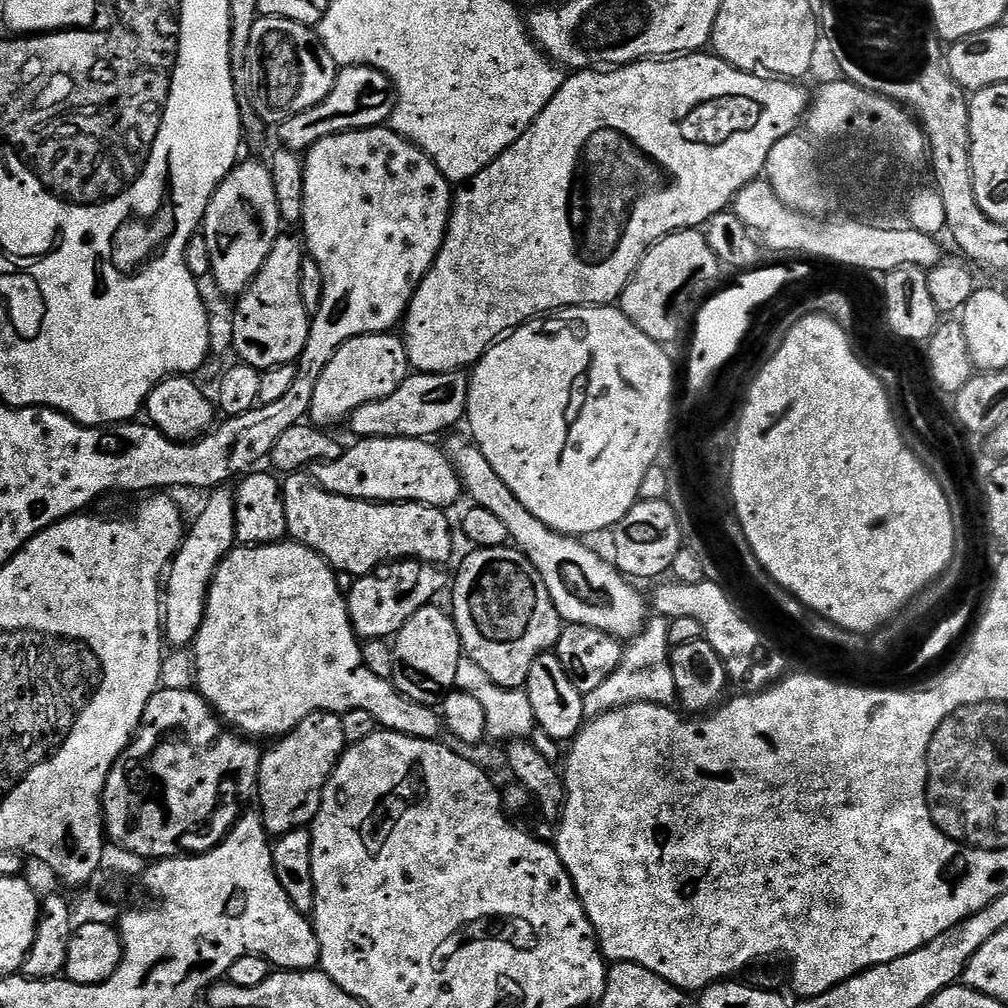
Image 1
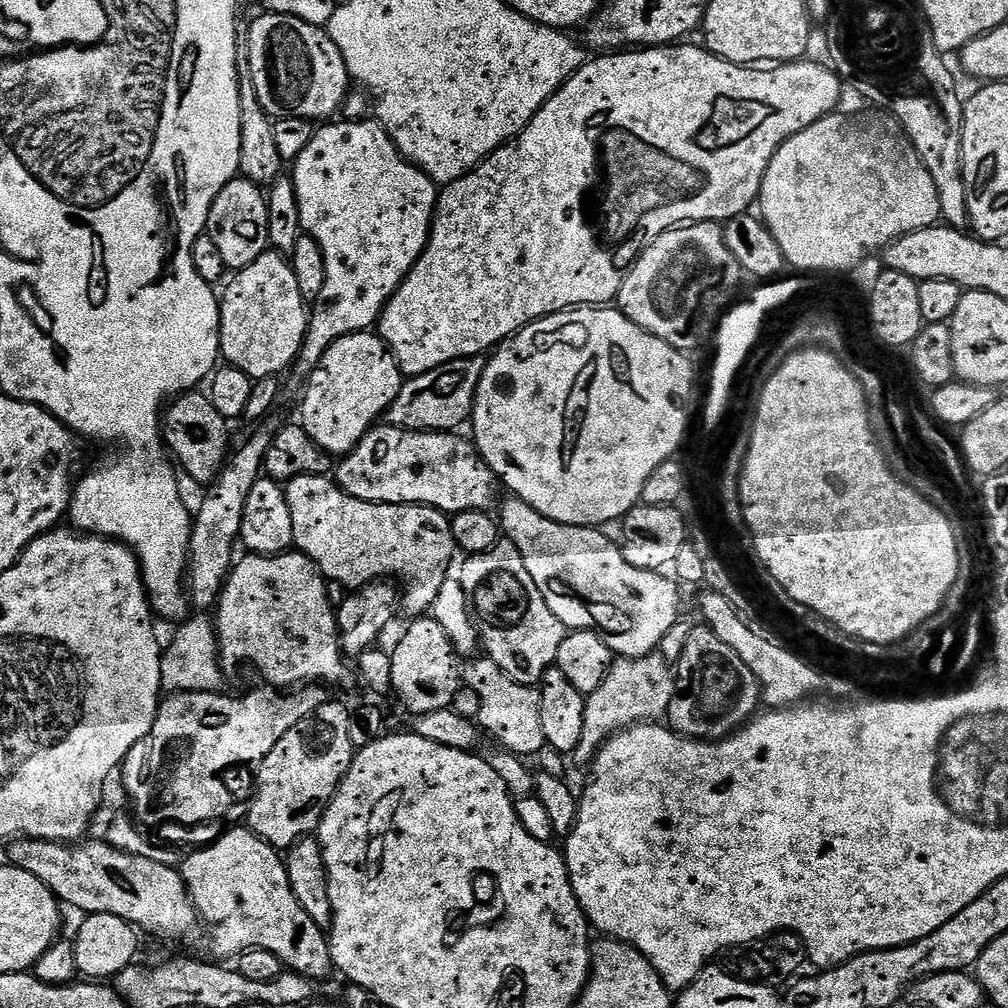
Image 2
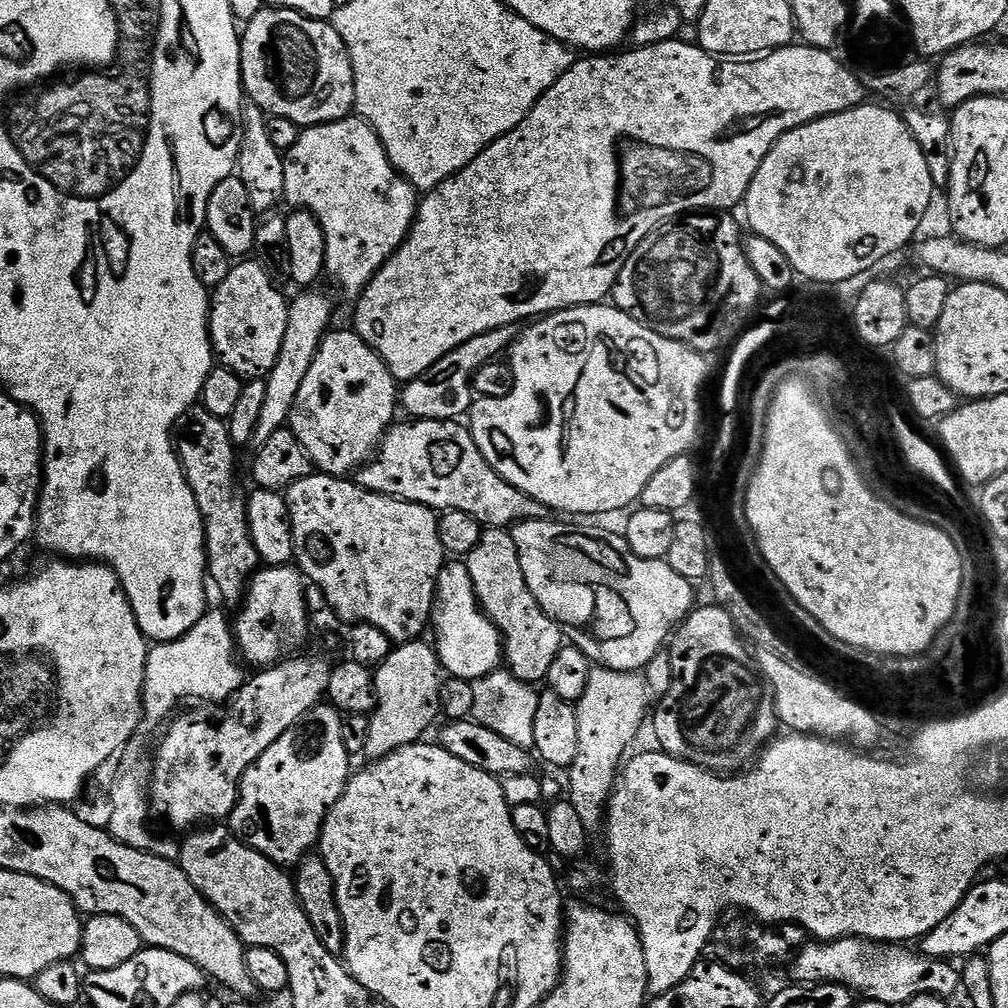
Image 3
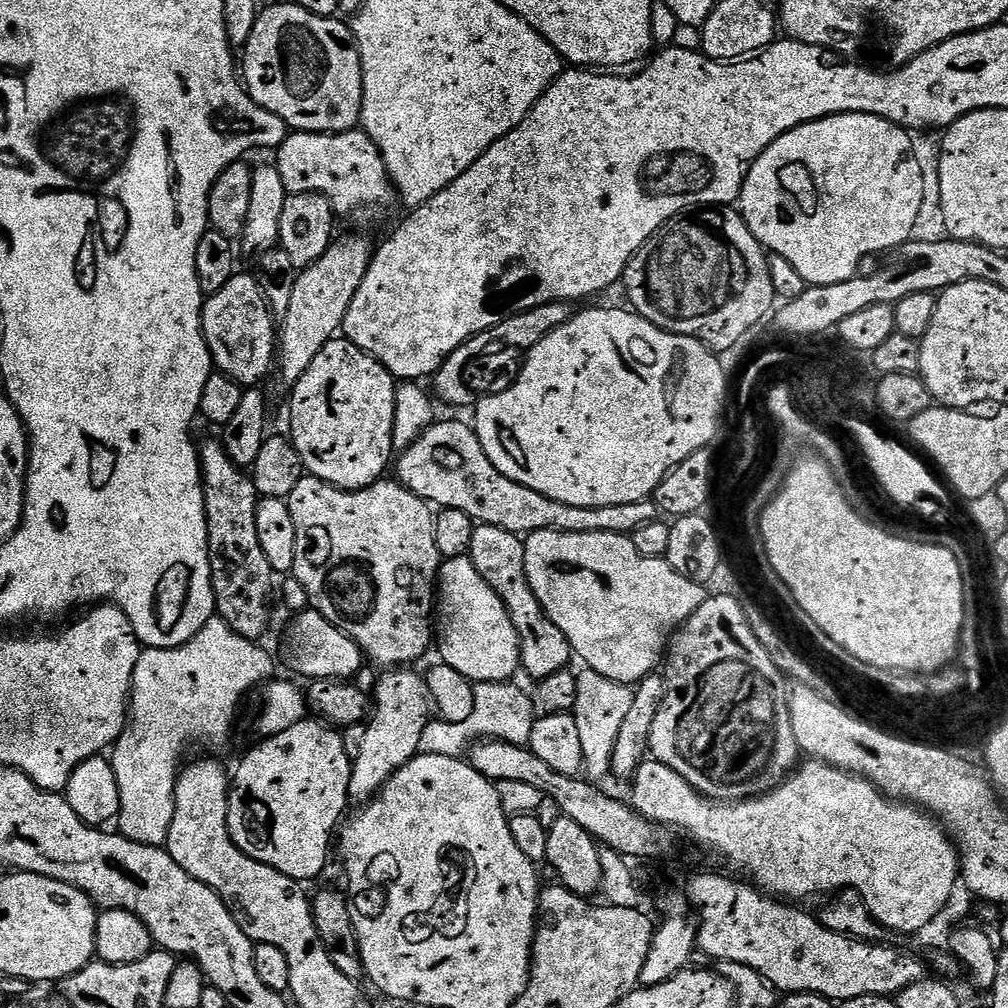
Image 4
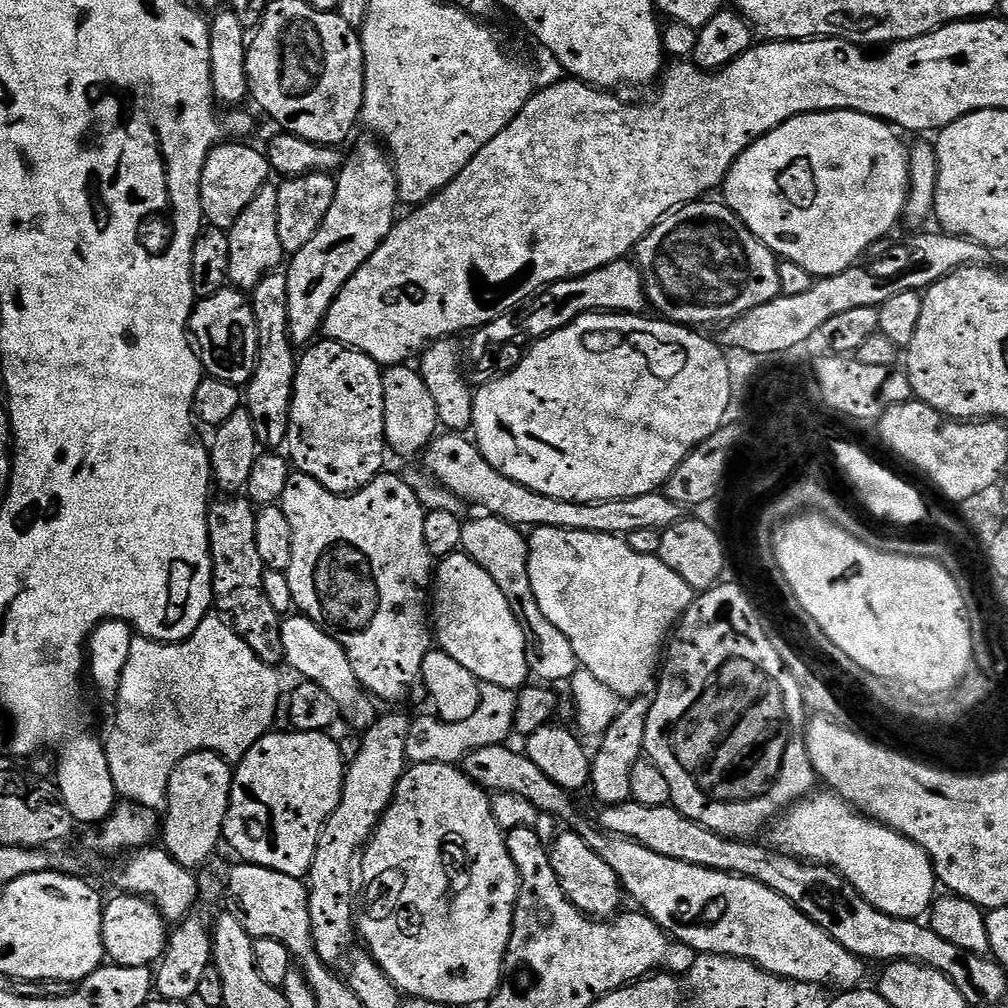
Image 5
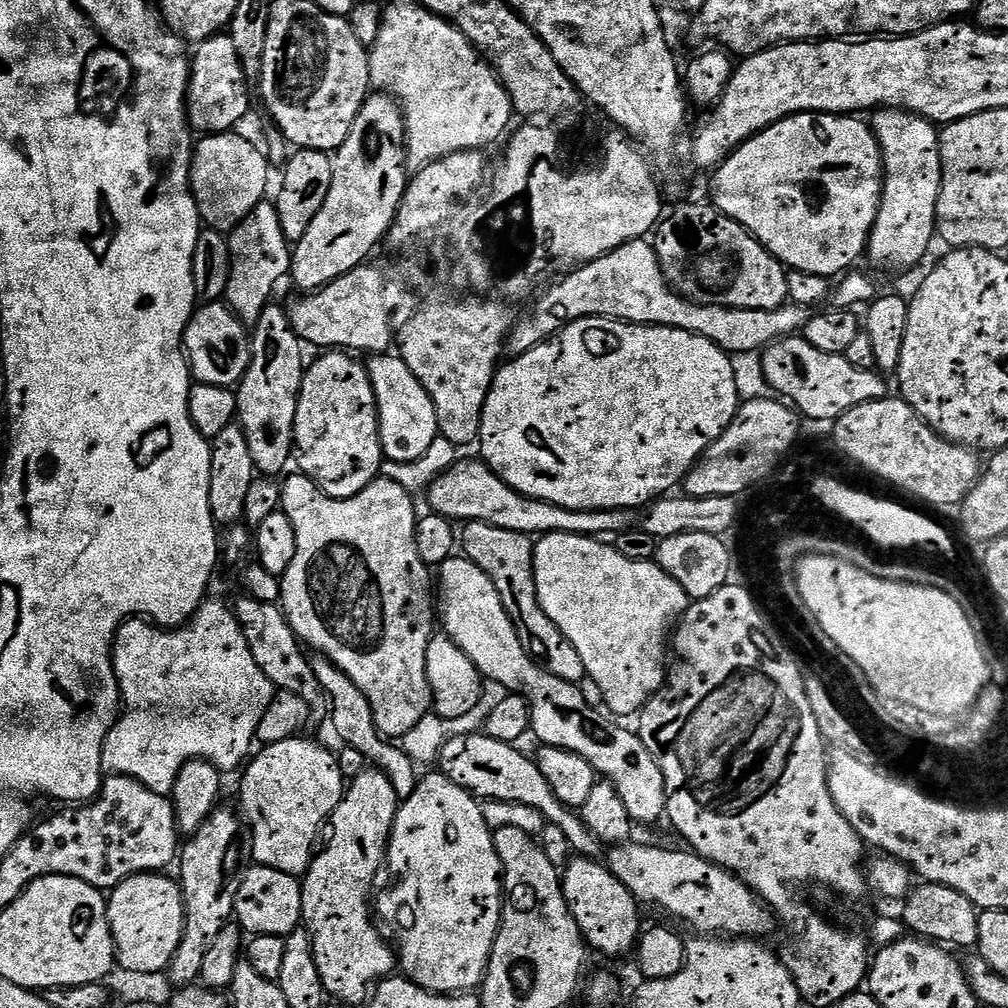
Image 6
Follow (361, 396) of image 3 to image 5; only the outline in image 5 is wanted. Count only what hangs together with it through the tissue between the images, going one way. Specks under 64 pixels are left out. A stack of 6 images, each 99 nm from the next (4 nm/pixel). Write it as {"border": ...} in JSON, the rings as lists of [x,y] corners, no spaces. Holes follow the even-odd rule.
{"border":[[[316,342],[305,352],[296,365],[286,452],[295,471],[306,473],[326,490],[351,494],[383,469],[384,373],[374,358],[346,344]]]}

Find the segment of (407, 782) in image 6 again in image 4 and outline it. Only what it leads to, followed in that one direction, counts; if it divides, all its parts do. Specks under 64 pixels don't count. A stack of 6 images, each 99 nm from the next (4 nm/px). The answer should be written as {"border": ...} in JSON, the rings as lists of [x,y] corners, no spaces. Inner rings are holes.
{"border":[[[313,608],[297,613],[292,620],[284,638],[284,658],[292,671],[308,680],[350,680],[356,677],[354,675],[364,663],[364,655],[348,635]]]}

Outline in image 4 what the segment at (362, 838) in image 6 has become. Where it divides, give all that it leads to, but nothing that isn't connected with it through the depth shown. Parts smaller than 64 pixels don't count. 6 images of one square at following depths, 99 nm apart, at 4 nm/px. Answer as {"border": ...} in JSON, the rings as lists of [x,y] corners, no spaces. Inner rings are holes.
{"border":[[[400,666],[385,671],[388,673],[376,684],[375,704],[366,724],[366,738],[362,738],[362,750],[358,750],[352,760],[349,801],[371,800],[399,768],[406,766],[418,754],[422,730],[430,721],[430,697],[427,679],[412,670],[411,667]]]}

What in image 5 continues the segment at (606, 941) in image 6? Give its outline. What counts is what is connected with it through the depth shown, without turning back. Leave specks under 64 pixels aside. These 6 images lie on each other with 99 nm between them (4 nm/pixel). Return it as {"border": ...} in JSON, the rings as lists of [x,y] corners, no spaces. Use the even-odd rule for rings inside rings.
{"border":[[[561,831],[551,844],[550,855],[554,874],[562,890],[570,898],[570,902],[574,902],[579,912],[593,918],[612,918],[621,911],[620,879],[614,874],[614,870],[610,870],[610,866],[606,866],[606,862],[602,862],[602,858],[598,858],[598,854],[594,854],[594,850],[590,850],[590,846],[586,846],[584,839],[576,832]]]}

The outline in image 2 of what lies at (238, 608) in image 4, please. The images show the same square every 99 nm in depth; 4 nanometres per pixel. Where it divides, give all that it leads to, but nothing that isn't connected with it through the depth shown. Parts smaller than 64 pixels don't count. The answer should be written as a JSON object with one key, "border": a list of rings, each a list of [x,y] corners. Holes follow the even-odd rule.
{"border":[[[200,390],[175,397],[162,416],[162,439],[167,451],[174,457],[182,472],[184,467],[185,474],[202,486],[212,484],[230,456],[228,428],[229,421],[222,414],[218,414],[218,410],[214,410],[212,399]]]}

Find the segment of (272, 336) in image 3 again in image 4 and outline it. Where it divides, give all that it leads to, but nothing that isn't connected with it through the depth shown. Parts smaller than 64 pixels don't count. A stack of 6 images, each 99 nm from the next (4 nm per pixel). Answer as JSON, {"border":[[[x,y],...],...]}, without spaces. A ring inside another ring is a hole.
{"border":[[[233,274],[230,282],[226,282],[226,286],[222,286],[222,290],[211,293],[205,299],[204,310],[200,313],[200,325],[204,331],[204,341],[212,355],[213,365],[241,386],[259,385],[261,383],[259,380],[271,368],[273,371],[274,353],[278,348],[278,332],[274,327],[274,320],[272,324],[271,311],[273,312],[273,309],[264,298],[263,288],[252,274],[248,274],[248,276]]]}

